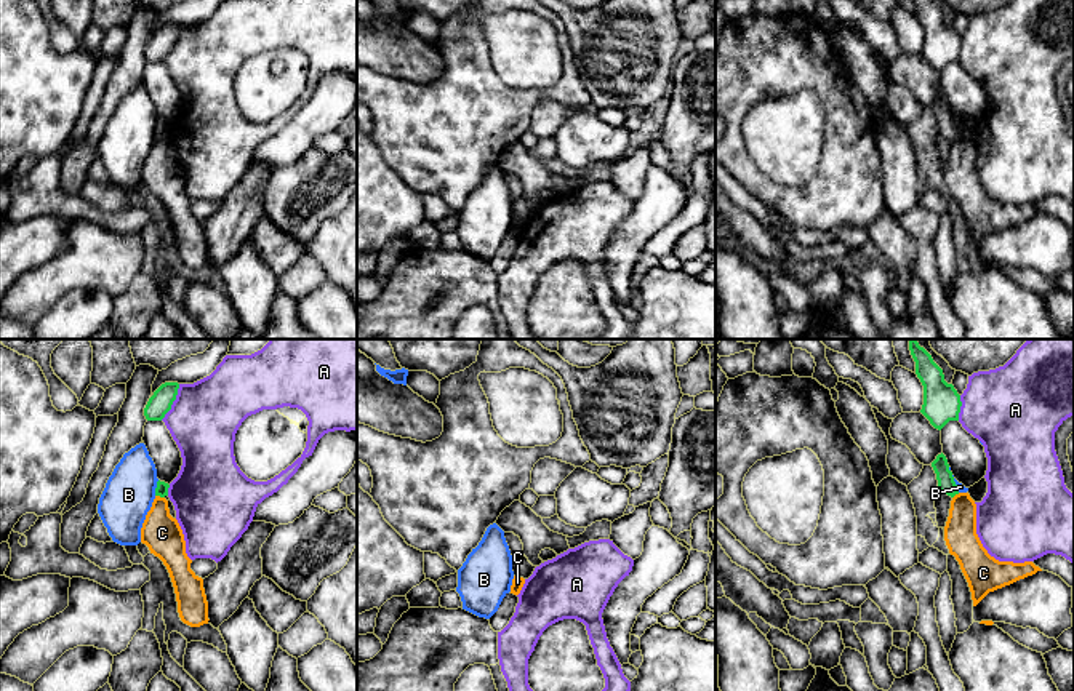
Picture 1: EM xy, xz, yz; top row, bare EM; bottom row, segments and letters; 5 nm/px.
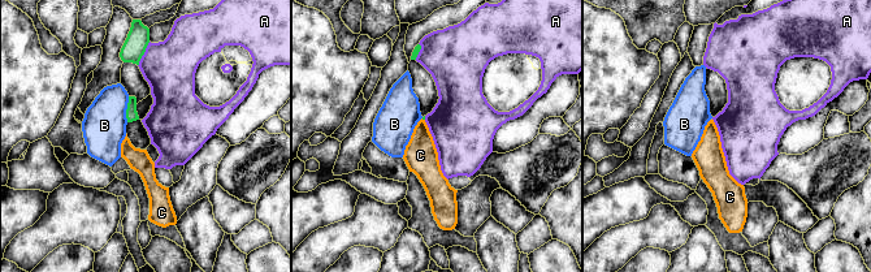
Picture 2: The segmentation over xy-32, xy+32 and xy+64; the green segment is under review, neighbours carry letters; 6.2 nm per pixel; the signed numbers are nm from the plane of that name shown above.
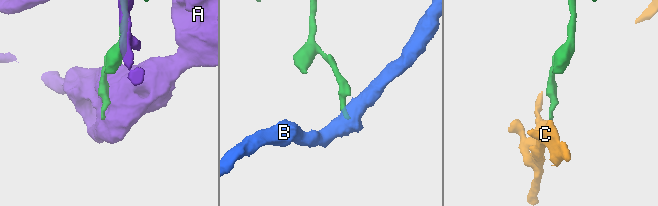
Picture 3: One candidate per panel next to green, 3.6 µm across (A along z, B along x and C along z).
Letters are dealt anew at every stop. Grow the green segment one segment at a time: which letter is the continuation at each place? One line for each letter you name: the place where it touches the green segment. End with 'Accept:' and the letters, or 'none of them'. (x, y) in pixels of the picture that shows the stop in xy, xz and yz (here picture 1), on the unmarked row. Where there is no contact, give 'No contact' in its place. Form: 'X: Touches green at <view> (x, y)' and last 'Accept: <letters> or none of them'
Accept: none of them

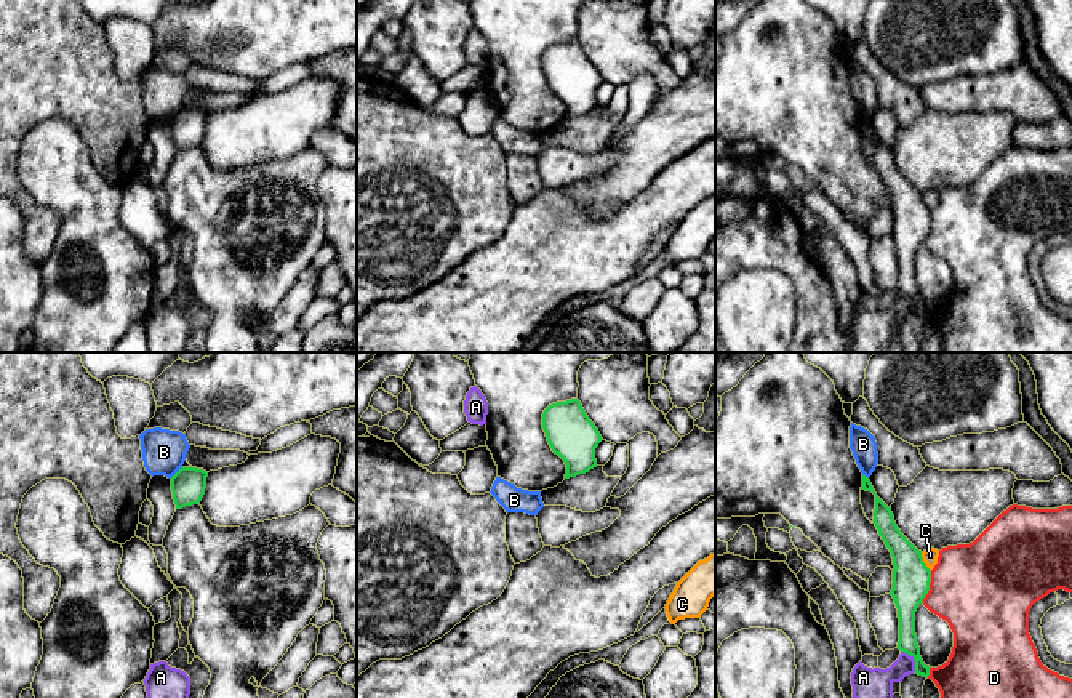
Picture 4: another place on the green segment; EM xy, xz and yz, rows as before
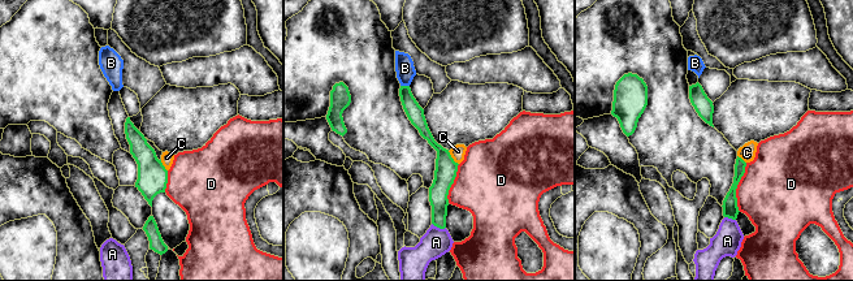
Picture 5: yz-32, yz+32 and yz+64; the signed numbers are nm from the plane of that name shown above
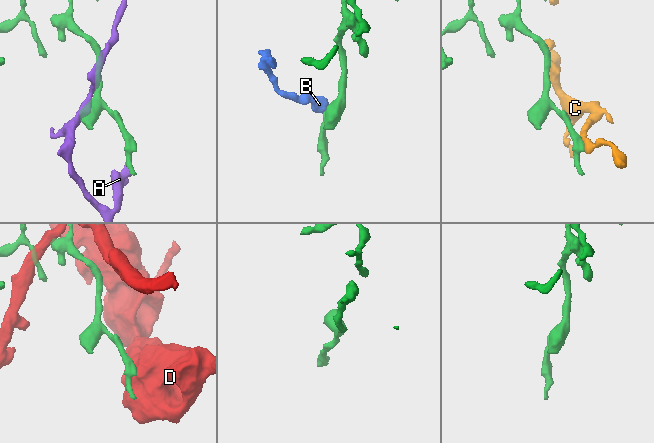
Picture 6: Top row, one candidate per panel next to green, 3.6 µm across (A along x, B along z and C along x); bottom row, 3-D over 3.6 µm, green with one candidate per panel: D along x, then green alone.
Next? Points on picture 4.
Accept: none of them

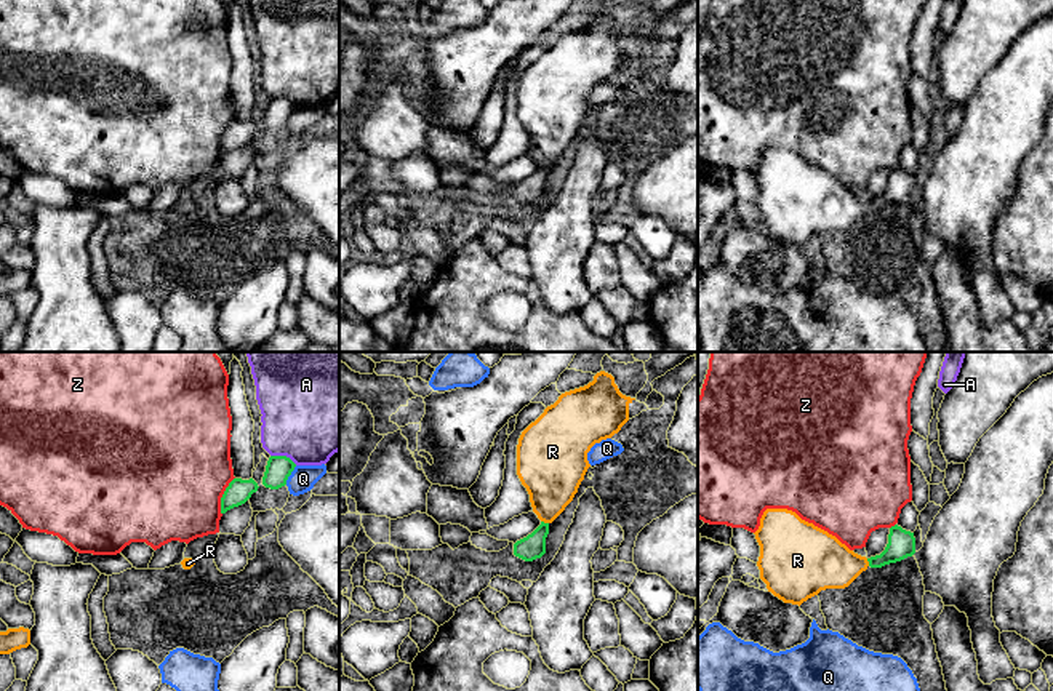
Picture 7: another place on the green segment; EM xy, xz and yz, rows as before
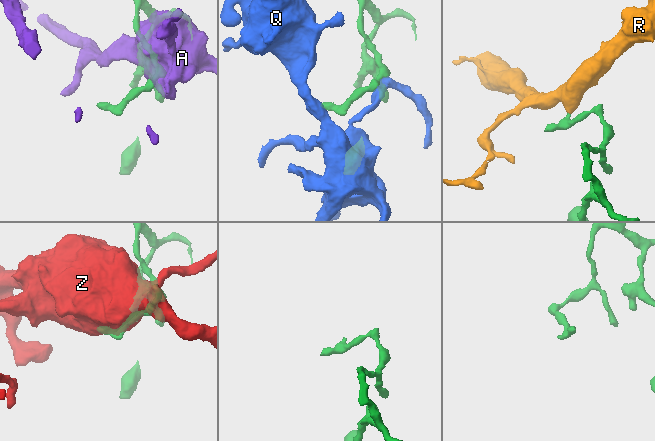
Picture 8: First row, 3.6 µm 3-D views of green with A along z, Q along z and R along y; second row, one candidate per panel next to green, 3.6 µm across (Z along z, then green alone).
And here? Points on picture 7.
R: Touches green at xz (543, 163)
Accept: R

